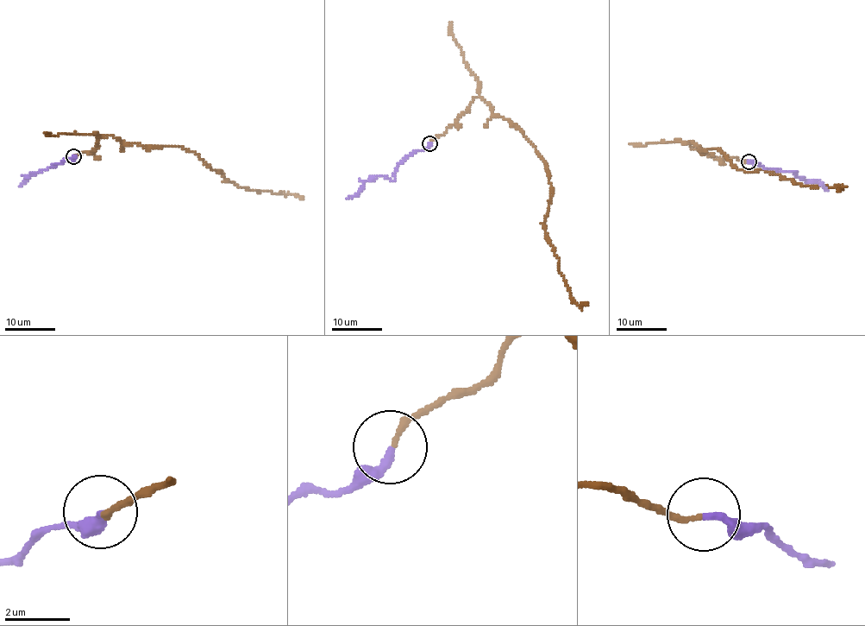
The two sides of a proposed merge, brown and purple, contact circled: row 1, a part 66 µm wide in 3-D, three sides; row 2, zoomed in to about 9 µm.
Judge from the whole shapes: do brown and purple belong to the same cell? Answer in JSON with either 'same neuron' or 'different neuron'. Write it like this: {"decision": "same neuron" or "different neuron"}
{"decision": "same neuron"}

